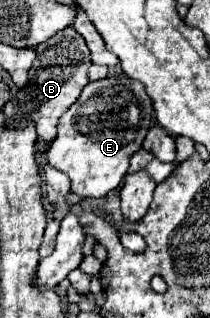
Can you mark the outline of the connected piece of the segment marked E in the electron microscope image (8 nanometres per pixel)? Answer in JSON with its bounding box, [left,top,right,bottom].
[47,74,153,198]

